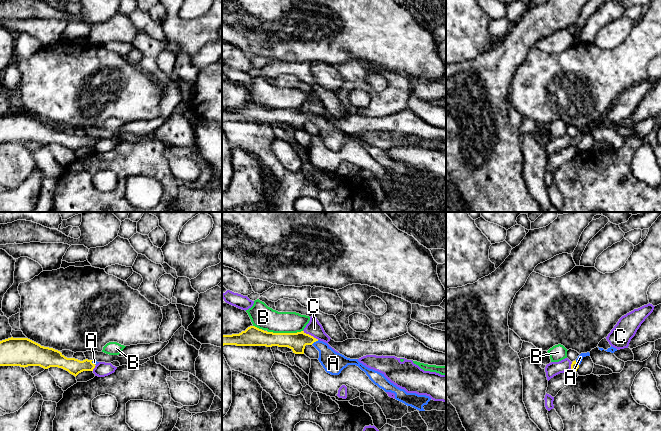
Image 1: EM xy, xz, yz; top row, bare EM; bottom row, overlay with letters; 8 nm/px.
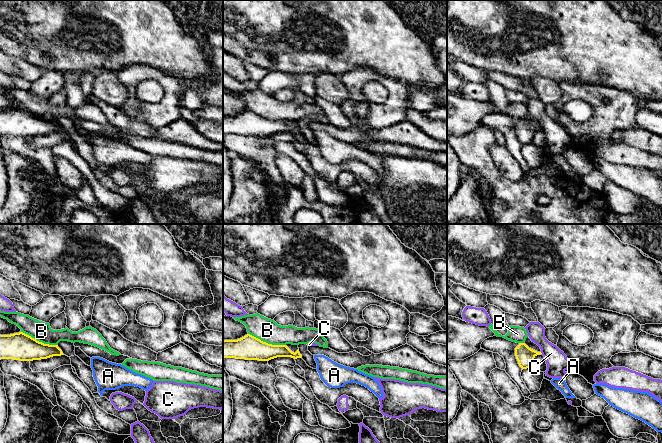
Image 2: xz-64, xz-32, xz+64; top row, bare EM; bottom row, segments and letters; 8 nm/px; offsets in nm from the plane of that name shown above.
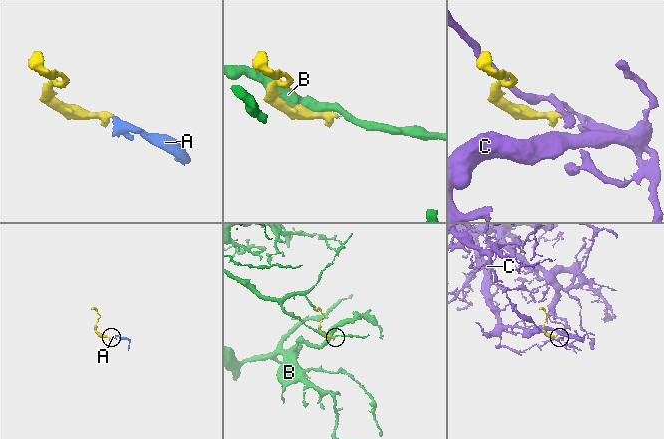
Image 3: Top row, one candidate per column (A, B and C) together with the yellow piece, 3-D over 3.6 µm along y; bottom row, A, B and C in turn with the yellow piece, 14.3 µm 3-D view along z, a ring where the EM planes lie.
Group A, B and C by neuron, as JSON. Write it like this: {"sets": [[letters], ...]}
{"sets": [["A"], ["B"], ["C"]]}

